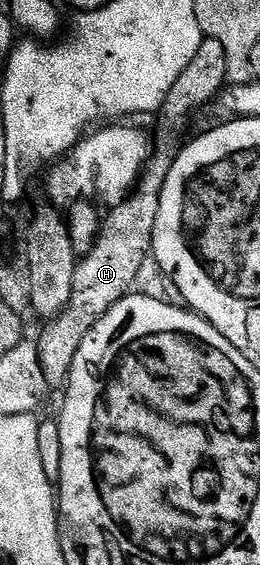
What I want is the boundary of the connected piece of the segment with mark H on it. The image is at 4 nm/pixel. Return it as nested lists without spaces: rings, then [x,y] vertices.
[[[202,37],[199,52],[195,52],[191,64],[183,68],[179,80],[175,80],[171,92],[167,92],[167,100],[163,100],[161,105],[159,119],[169,130],[155,138],[155,145],[136,179],[135,188],[130,189],[118,206],[108,211],[106,218],[104,215],[93,245],[84,251],[75,268],[71,300],[65,305],[65,310],[42,325],[45,327],[41,330],[41,339],[36,339],[35,345],[42,376],[50,387],[61,388],[68,383],[75,352],[79,352],[79,344],[83,344],[87,332],[91,332],[94,324],[134,289],[133,281],[140,276],[145,257],[148,259],[153,249],[155,216],[159,212],[163,184],[179,153],[179,141],[173,130],[183,129],[185,121],[204,102],[212,103],[225,89],[227,77],[227,56],[223,53],[223,44],[214,38]]]

